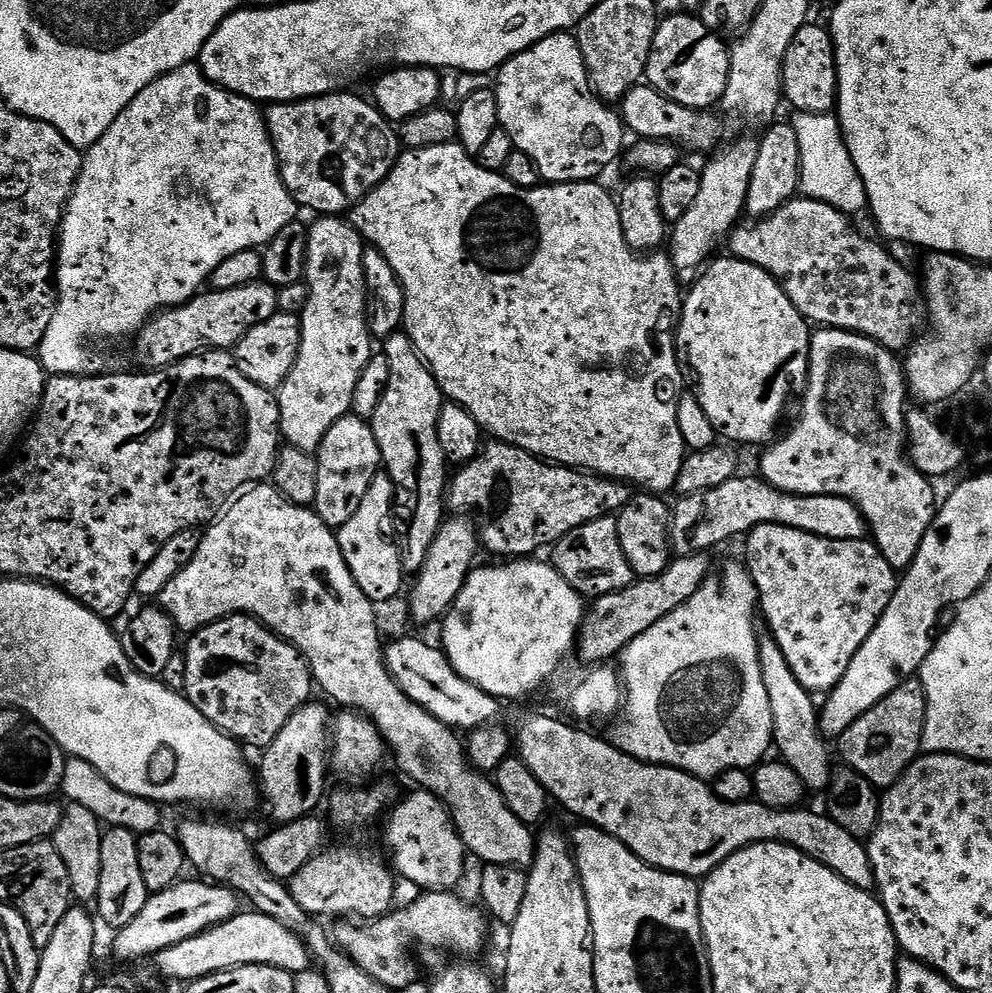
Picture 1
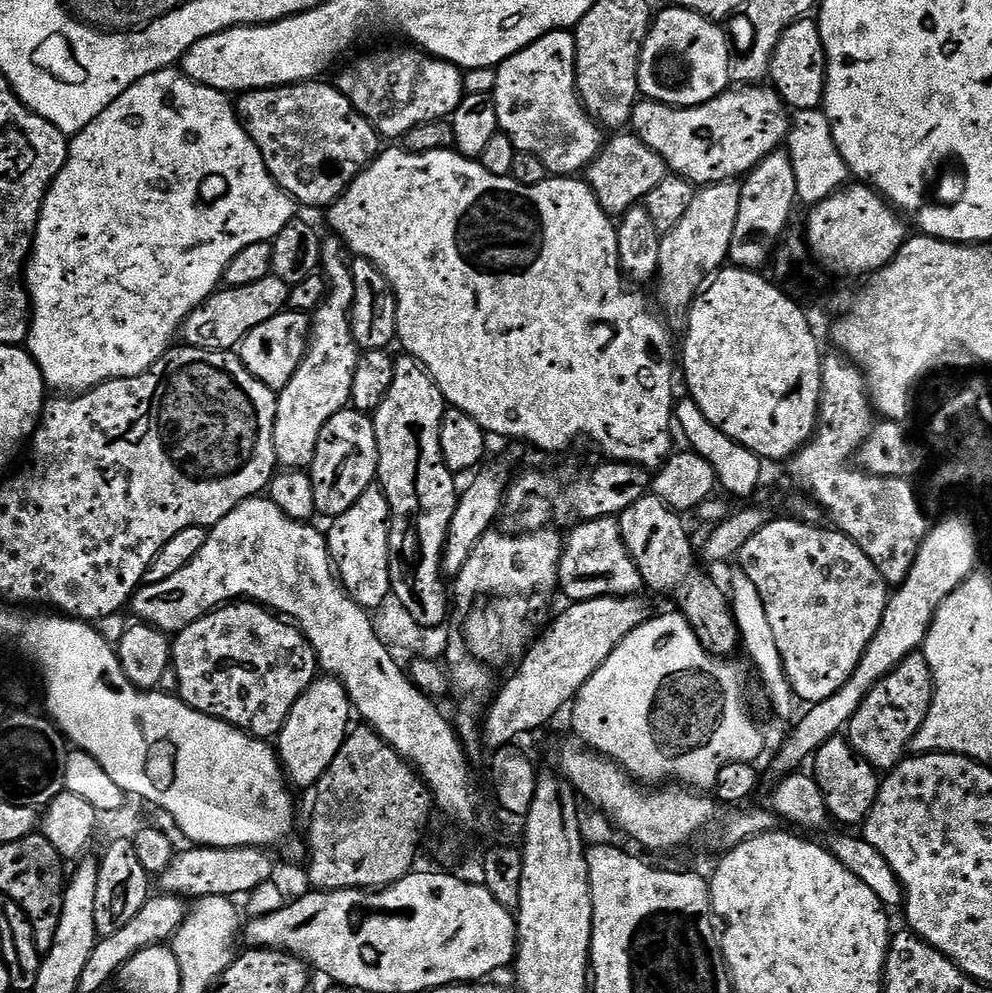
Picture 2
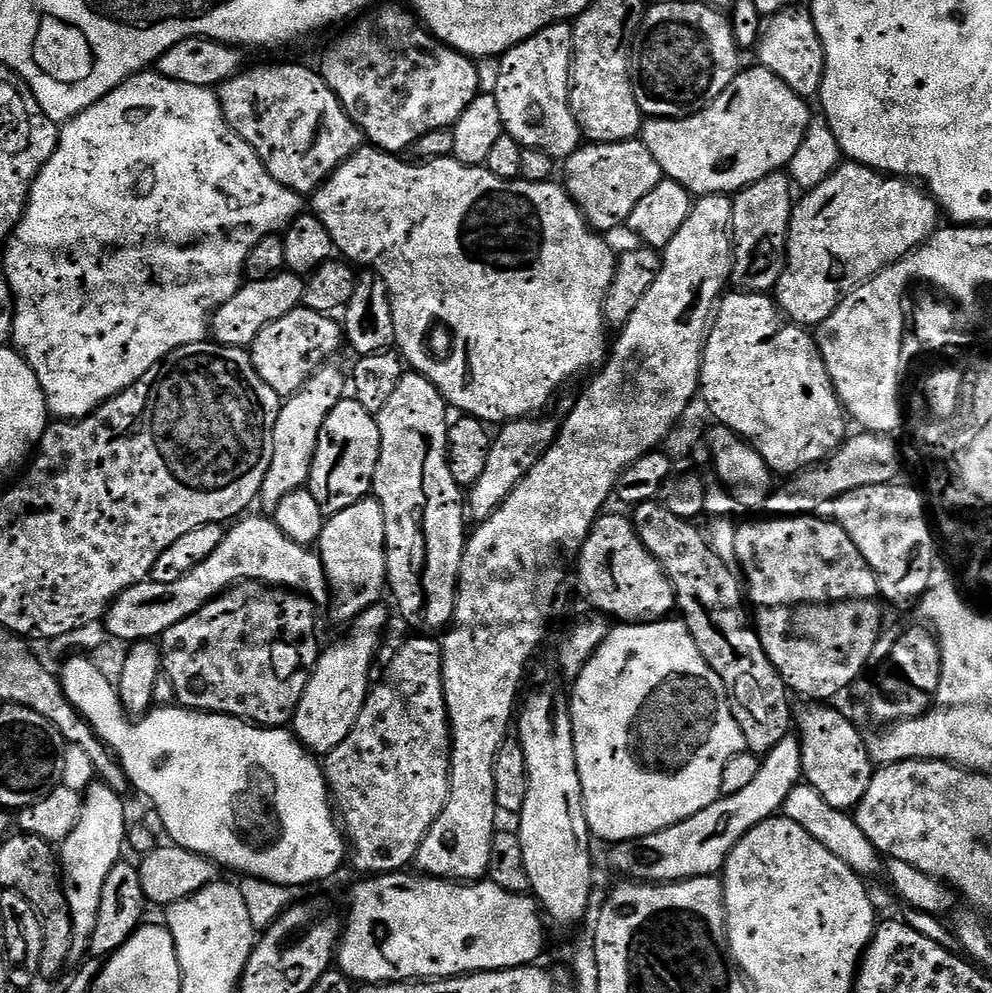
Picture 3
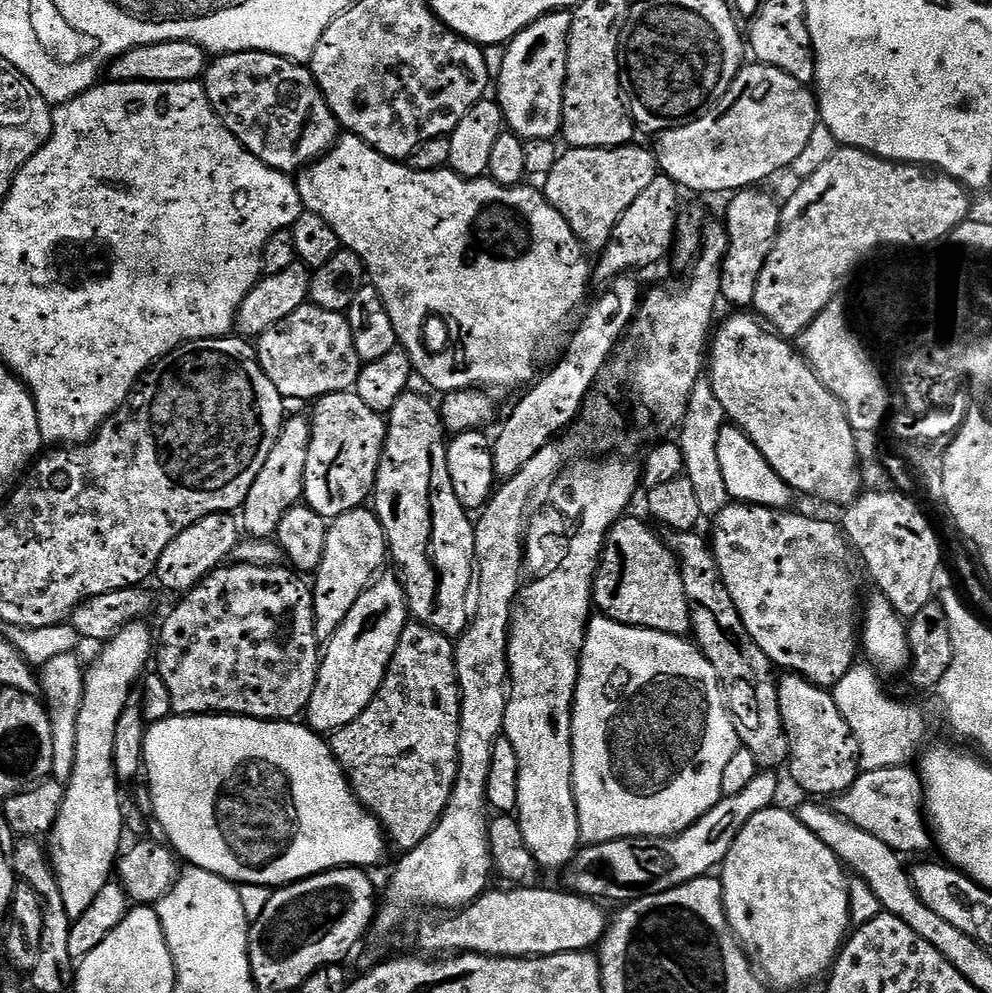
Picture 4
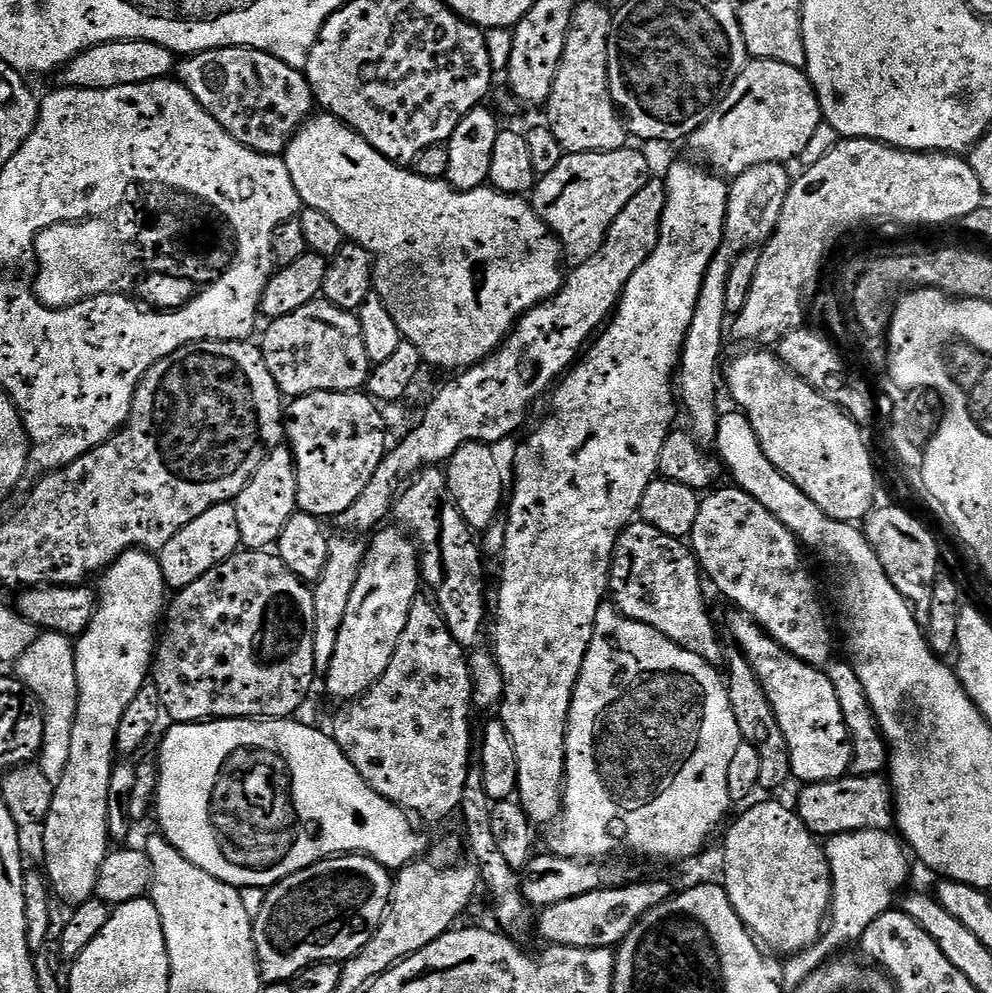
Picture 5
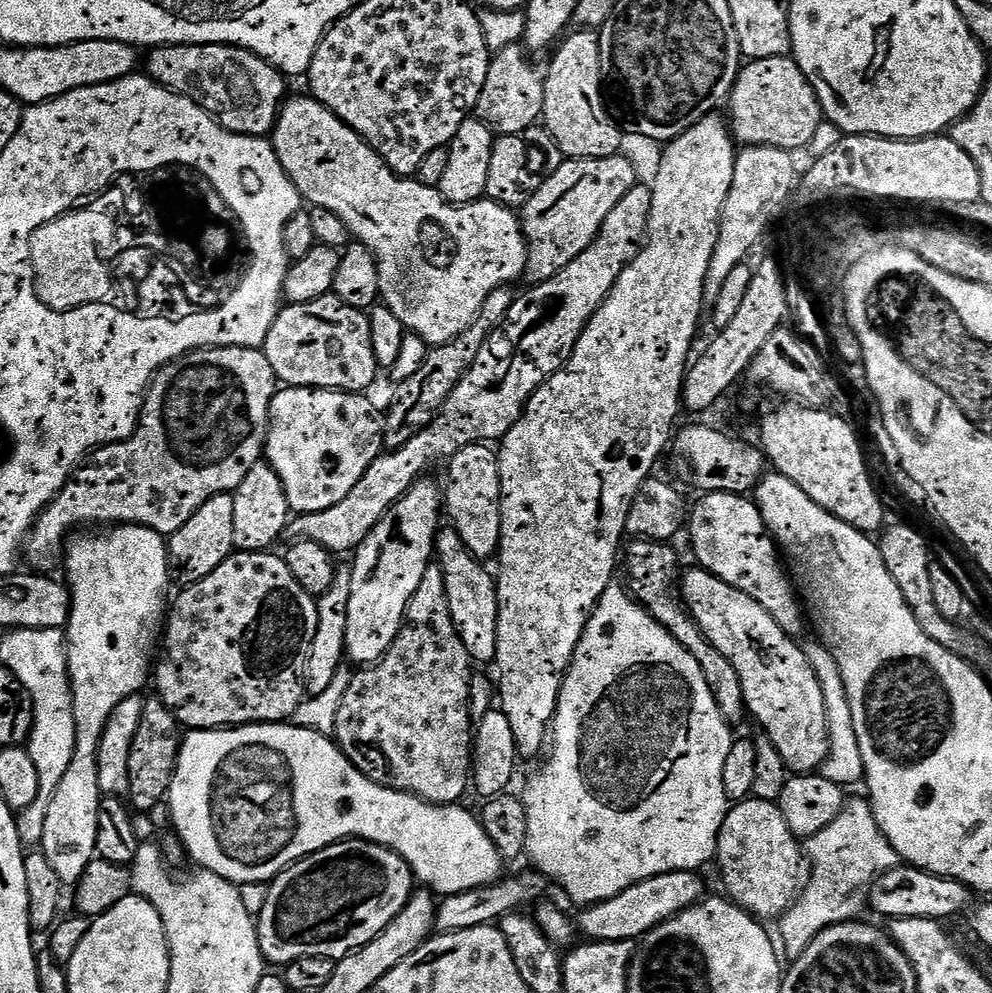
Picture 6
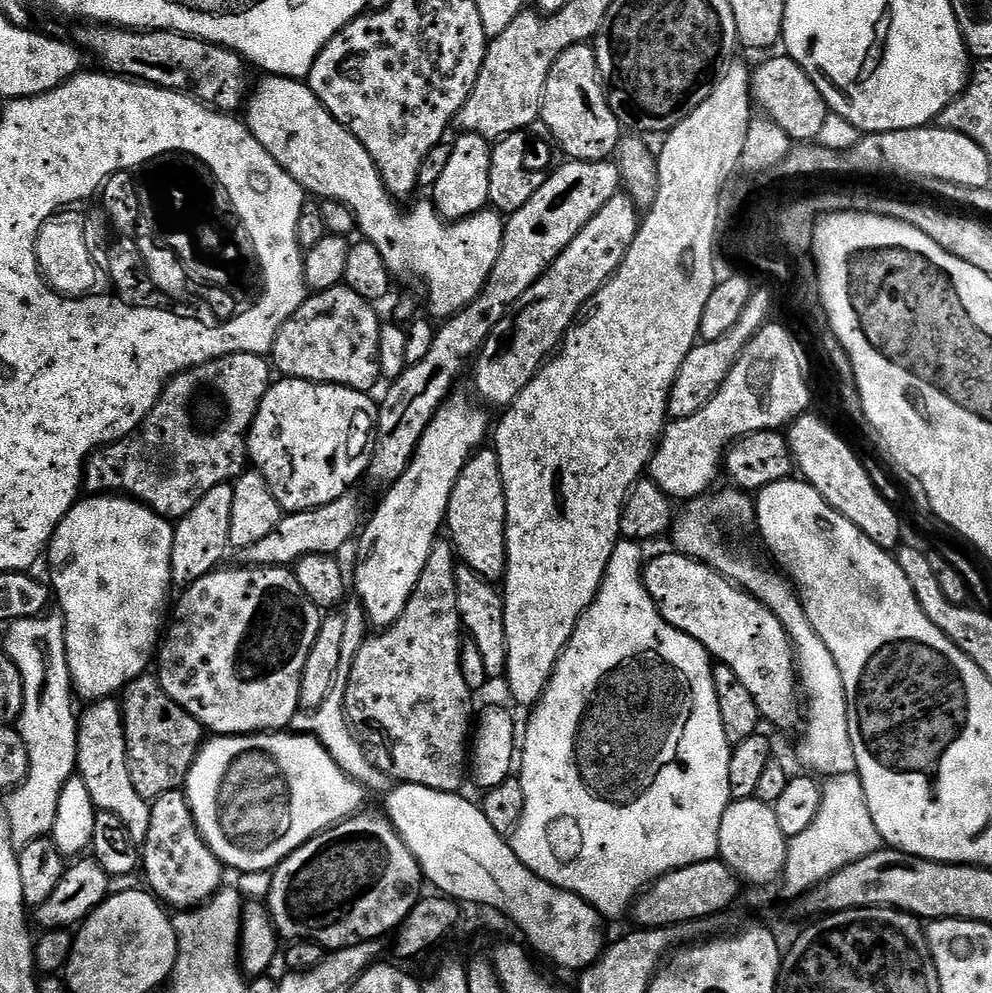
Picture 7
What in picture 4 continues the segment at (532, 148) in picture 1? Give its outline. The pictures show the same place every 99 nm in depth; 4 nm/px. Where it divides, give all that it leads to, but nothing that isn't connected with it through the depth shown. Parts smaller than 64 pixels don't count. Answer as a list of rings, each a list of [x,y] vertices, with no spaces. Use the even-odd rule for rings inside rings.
[[[561,10],[547,12],[538,17],[530,26],[526,26],[505,47],[505,61],[502,74],[494,80],[495,99],[504,115],[504,123],[515,132],[521,140],[551,140],[562,132],[562,98],[566,82],[566,62],[568,61],[568,35],[572,25],[572,12]]]

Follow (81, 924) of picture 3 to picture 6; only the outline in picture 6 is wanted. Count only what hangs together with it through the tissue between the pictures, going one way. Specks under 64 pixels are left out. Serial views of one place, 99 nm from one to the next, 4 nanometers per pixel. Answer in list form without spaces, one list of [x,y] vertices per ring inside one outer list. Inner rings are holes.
[[[121,523],[119,526],[112,526],[108,536],[101,540],[95,540],[92,536],[73,535],[67,541],[66,547],[62,552],[62,569],[68,575],[66,587],[72,593],[72,609],[70,618],[66,625],[66,651],[68,654],[68,678],[72,681],[72,709],[74,710],[74,726],[76,727],[76,745],[74,746],[74,758],[70,758],[70,766],[66,769],[66,775],[63,776],[62,782],[58,782],[58,790],[54,790],[50,806],[46,810],[46,826],[44,827],[44,839],[42,841],[42,851],[46,858],[50,858],[50,864],[58,873],[58,878],[66,886],[75,886],[82,878],[82,874],[87,870],[88,864],[96,856],[96,839],[98,838],[98,810],[102,793],[100,783],[98,782],[98,746],[102,734],[106,730],[106,722],[110,722],[110,714],[114,714],[114,706],[122,702],[122,698],[130,698],[141,691],[140,687],[144,683],[149,683],[150,669],[154,664],[154,653],[158,648],[158,641],[162,636],[162,629],[166,624],[166,613],[170,607],[170,595],[168,596],[168,584],[170,577],[168,574],[168,545],[165,537],[160,533],[143,528],[141,524]]]

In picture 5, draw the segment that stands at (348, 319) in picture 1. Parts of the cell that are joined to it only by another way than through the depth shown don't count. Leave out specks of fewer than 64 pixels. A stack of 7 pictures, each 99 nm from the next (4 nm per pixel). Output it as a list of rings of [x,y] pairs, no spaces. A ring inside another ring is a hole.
[[[287,446],[278,447],[268,454],[250,482],[246,482],[244,489],[236,495],[234,503],[241,545],[248,550],[271,549],[286,527],[286,522],[290,522],[290,518],[298,510],[297,494],[296,459],[292,456],[292,449]]]

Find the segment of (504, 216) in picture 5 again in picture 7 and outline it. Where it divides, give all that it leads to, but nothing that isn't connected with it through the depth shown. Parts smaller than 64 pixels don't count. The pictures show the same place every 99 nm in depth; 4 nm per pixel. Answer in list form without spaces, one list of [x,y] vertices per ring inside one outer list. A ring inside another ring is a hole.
[[[271,74],[261,75],[261,80],[255,81],[254,87],[251,89],[250,95],[246,101],[246,123],[248,129],[254,134],[254,138],[258,138],[258,142],[264,149],[271,154],[274,162],[278,162],[278,166],[282,166],[282,170],[286,170],[286,174],[290,174],[290,178],[294,178],[300,183],[305,193],[314,195],[313,197],[320,200],[337,200],[342,202],[354,214],[356,219],[356,227],[359,235],[363,239],[368,240],[374,246],[378,246],[378,254],[382,254],[382,258],[386,262],[389,272],[393,277],[413,276],[416,280],[424,283],[424,288],[428,291],[428,308],[433,312],[433,317],[447,318],[455,316],[456,313],[464,309],[482,290],[482,286],[486,282],[486,278],[490,278],[490,270],[494,270],[494,262],[498,262],[498,254],[502,250],[502,238],[504,237],[505,221],[502,219],[501,213],[495,210],[485,210],[483,212],[475,212],[473,216],[467,216],[465,220],[454,220],[446,222],[444,217],[436,210],[436,205],[431,202],[425,204],[416,204],[413,208],[408,208],[403,212],[401,205],[386,190],[386,186],[382,182],[382,178],[378,174],[378,170],[374,166],[374,158],[370,158],[370,154],[366,154],[366,146],[362,146],[362,142],[358,142],[358,138],[354,138],[354,134],[350,134],[350,130],[343,128],[332,115],[322,106],[322,102],[308,89],[304,80],[292,80],[288,76],[273,76]]]

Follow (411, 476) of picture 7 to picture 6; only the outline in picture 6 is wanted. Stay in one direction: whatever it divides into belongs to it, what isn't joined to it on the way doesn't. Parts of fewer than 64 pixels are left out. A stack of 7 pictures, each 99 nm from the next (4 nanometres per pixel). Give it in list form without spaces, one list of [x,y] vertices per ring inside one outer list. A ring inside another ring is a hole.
[[[421,478],[410,486],[410,490],[402,498],[398,498],[398,502],[394,502],[394,506],[390,506],[390,510],[386,510],[386,514],[378,522],[378,526],[374,526],[374,530],[370,530],[370,534],[360,543],[359,548],[354,553],[356,561],[350,564],[352,569],[352,581],[350,582],[350,618],[346,618],[346,656],[353,665],[367,666],[376,663],[386,654],[386,650],[390,650],[390,646],[394,642],[394,638],[399,634],[400,629],[404,627],[404,616],[408,612],[408,603],[414,598],[414,594],[418,590],[418,586],[422,582],[422,574],[426,574],[429,564],[434,560],[434,549],[436,547],[436,534],[441,527],[442,521],[442,488],[435,484],[429,478]]]

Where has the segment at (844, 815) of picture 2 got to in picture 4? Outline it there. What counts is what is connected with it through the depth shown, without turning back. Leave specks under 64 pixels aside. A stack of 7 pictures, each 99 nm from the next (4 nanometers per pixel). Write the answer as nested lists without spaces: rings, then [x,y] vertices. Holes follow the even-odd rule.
[[[784,674],[779,677],[776,685],[778,690],[778,706],[782,714],[784,729],[788,735],[788,763],[787,771],[792,771],[792,780],[804,792],[809,792],[809,797],[824,798],[820,796],[829,796],[835,798],[840,793],[847,790],[854,783],[862,769],[860,767],[860,751],[858,742],[846,726],[846,718],[838,710],[834,702],[831,691],[827,688],[820,687],[819,684],[812,684],[805,676],[795,674]]]

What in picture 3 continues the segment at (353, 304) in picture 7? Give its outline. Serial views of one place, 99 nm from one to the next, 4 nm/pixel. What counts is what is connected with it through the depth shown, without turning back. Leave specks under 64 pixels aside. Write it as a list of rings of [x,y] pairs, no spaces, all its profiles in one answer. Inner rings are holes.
[[[301,306],[286,314],[286,318],[270,322],[270,326],[266,326],[258,338],[254,338],[250,345],[250,355],[258,378],[262,378],[262,382],[266,382],[274,394],[287,398],[299,392],[301,386],[319,368],[329,363],[333,359],[332,355],[340,347],[343,349],[345,344],[346,337],[339,319]]]

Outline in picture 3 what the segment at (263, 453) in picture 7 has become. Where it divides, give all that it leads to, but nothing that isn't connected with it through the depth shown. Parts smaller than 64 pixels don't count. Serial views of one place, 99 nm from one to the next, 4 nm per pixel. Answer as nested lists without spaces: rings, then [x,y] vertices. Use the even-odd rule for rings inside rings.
[[[354,398],[340,400],[338,406],[326,414],[326,422],[322,422],[322,434],[318,434],[318,446],[306,487],[326,514],[346,510],[346,506],[354,506],[354,502],[371,493],[379,457],[380,427],[376,425],[375,415]]]

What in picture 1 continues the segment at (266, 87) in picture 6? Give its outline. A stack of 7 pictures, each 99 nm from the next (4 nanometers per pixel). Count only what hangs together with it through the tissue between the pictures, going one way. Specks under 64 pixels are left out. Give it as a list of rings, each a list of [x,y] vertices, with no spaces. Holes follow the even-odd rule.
[[[341,90],[325,96],[311,96],[305,100],[291,100],[285,104],[269,104],[264,122],[276,151],[280,177],[301,209],[309,208],[320,216],[340,216],[351,213],[370,190],[374,190],[390,174],[402,151],[393,121],[387,120],[371,99],[355,96],[355,91]]]

